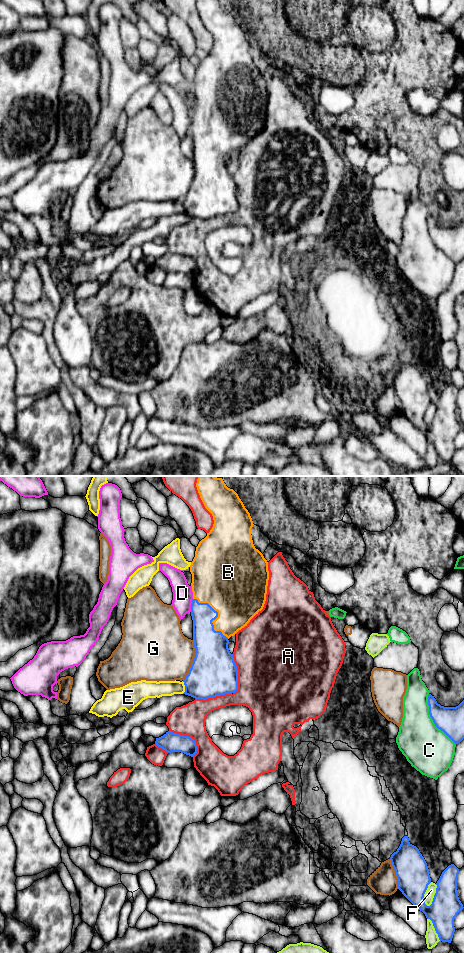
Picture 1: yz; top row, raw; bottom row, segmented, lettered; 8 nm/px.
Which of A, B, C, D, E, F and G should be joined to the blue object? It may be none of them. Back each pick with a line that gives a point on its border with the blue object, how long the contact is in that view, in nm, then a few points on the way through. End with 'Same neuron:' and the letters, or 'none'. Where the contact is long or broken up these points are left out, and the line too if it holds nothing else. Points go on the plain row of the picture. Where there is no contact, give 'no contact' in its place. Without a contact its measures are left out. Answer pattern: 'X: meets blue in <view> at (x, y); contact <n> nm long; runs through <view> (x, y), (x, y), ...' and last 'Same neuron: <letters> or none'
B: meets blue in yz at (217, 136); contact 440 nm long
Same neuron: B

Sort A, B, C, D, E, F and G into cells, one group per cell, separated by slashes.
A / B / C / D / E / F / G

